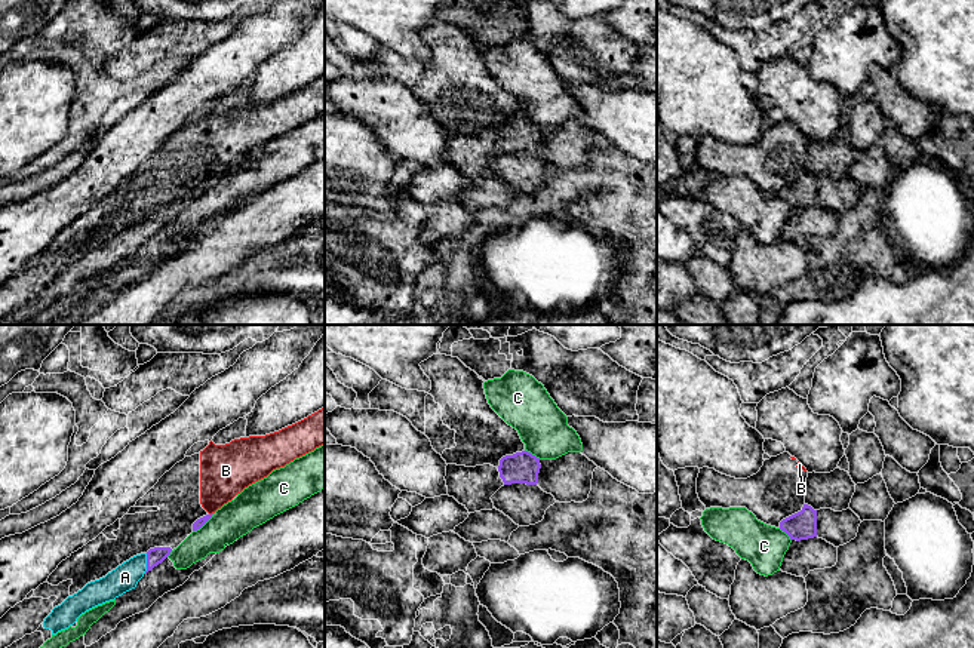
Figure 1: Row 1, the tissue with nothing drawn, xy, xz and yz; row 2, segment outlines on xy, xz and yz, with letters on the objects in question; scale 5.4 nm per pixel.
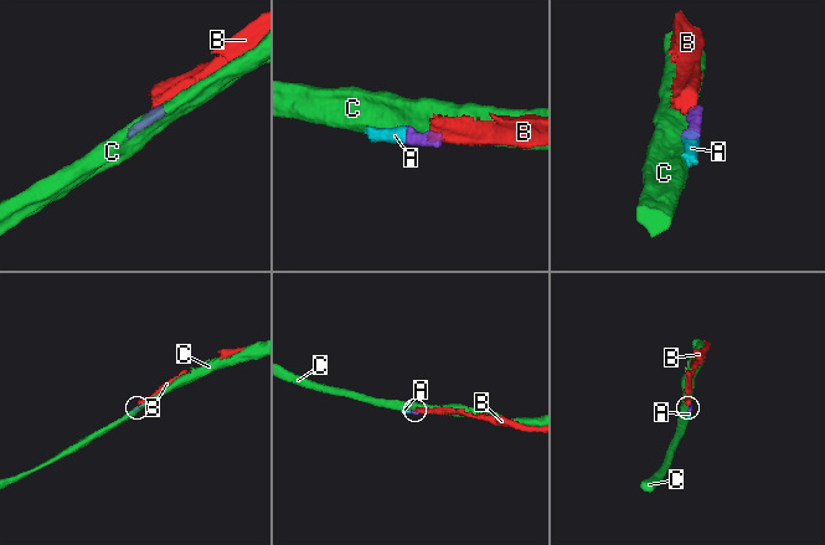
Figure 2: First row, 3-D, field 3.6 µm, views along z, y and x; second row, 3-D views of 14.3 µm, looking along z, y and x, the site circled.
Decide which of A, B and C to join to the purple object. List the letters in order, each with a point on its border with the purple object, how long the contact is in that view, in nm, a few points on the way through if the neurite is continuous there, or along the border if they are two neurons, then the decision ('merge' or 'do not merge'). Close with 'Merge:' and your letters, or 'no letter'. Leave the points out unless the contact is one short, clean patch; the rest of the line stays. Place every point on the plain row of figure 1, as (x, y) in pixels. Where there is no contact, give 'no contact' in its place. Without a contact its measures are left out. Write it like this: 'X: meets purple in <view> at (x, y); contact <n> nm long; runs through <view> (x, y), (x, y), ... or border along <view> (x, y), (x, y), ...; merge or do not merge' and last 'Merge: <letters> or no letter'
A: meets purple in xy at (147, 232); contact 110 nm long; runs through xy (154, 224), (147, 232), (140, 232), (125, 245); merge
B: meets purple in xy at (212, 181); contact 30 nm long; border along xy (212, 180), (209, 183); do not merge
C: meets purple in xy at (203, 192); contact 160 nm long; do not merge
Merge: A

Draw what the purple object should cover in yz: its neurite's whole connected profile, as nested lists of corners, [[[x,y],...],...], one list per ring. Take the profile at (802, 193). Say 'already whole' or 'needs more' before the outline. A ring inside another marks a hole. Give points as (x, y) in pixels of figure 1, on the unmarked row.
already whole | [[[804,172],[801,179],[780,190],[780,197],[796,209],[817,205],[817,178]]]

